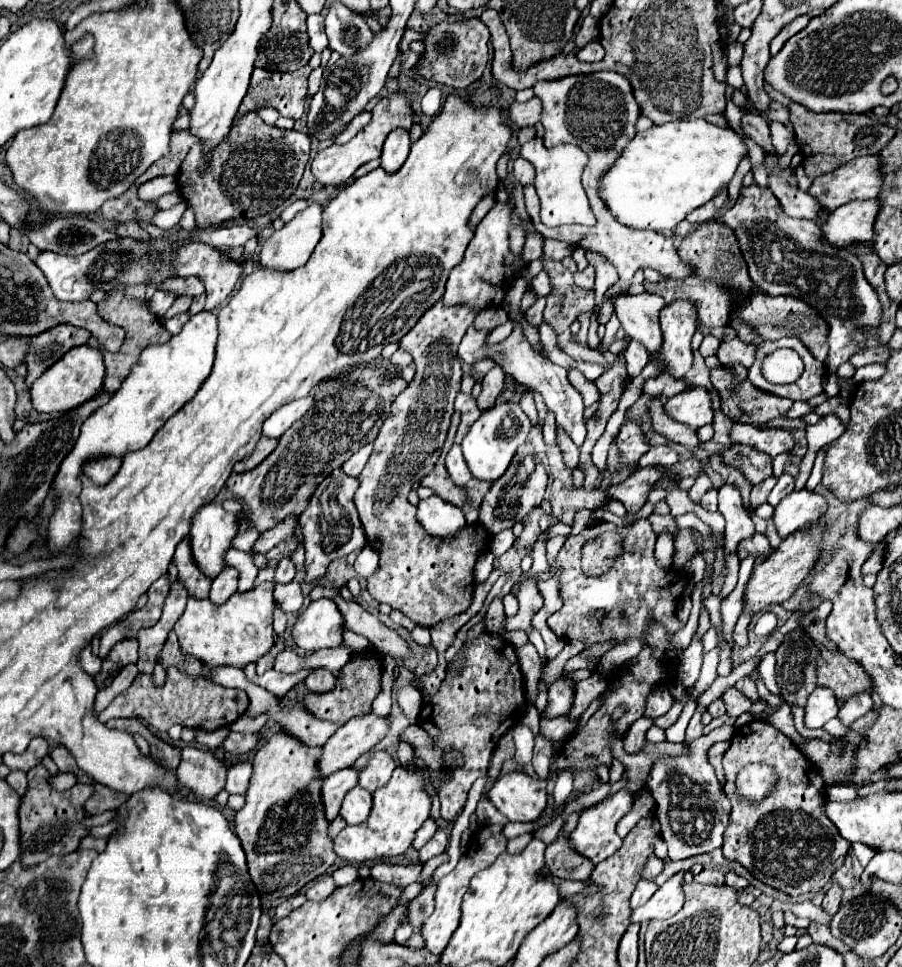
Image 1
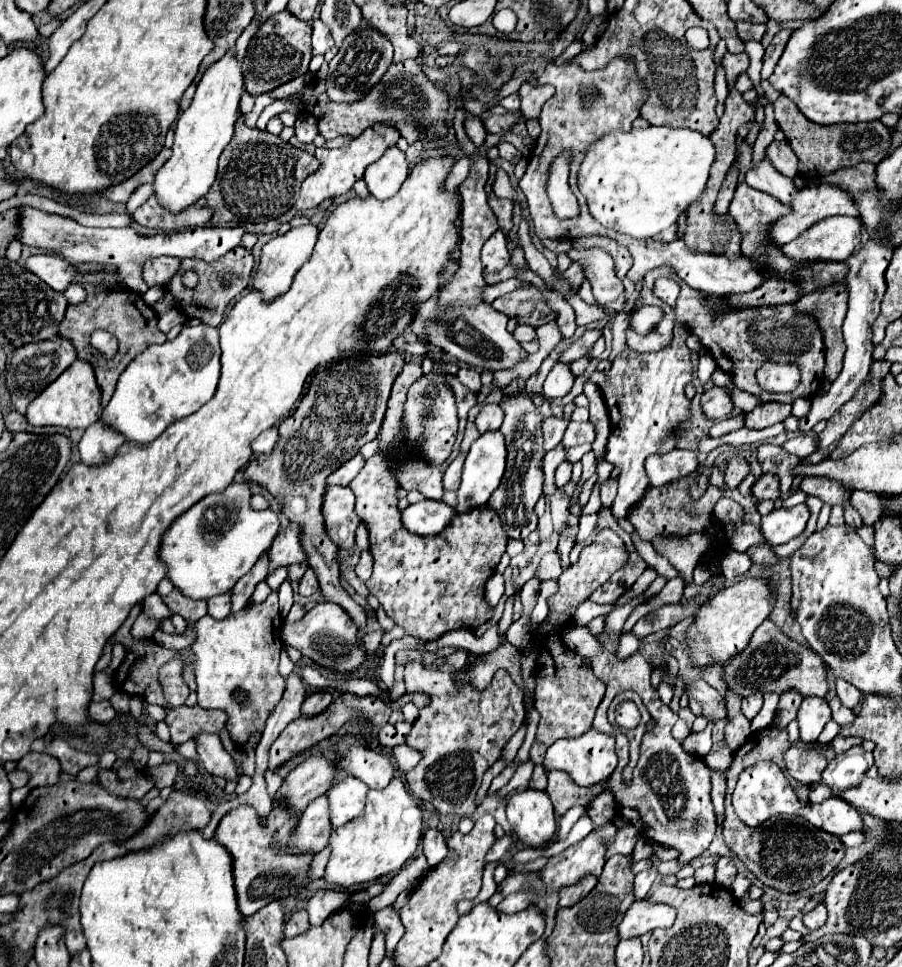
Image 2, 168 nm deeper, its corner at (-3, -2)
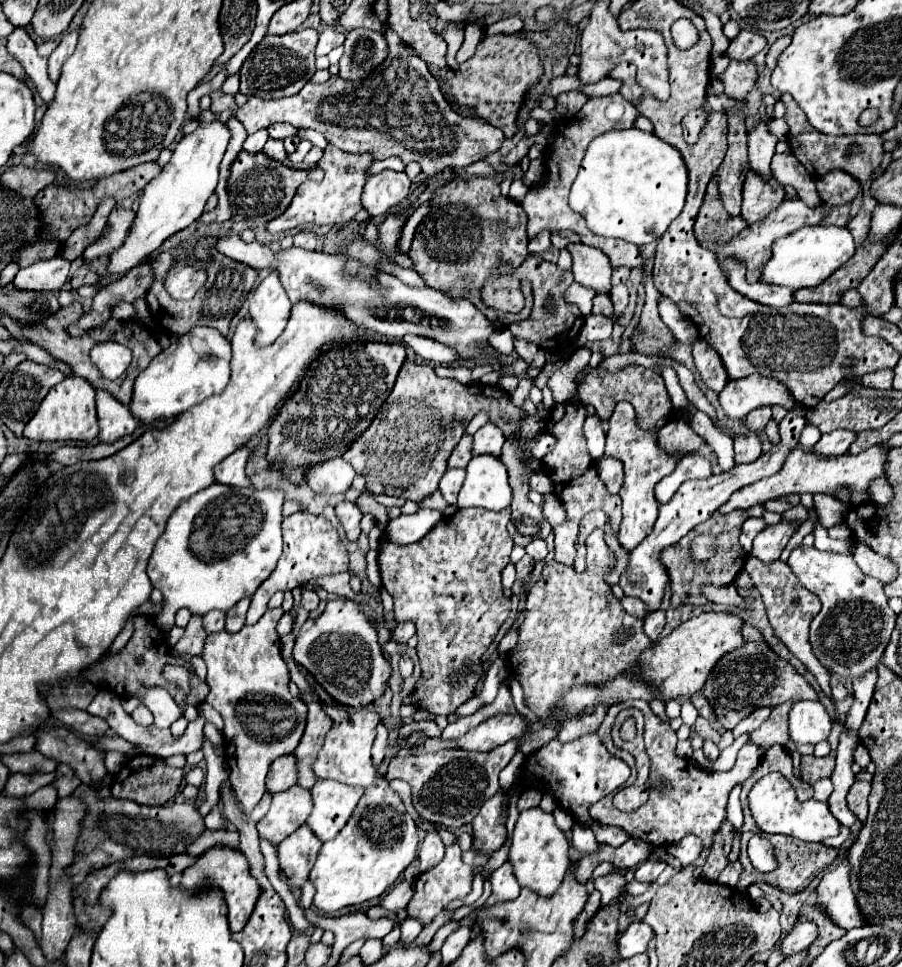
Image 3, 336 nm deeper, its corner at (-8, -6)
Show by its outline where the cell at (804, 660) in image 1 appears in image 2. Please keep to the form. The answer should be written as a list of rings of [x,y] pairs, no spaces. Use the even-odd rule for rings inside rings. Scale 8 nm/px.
[[[787,691],[785,695],[781,695],[779,705],[777,705],[777,721],[773,721],[773,727],[785,729],[797,715],[797,707],[801,703],[801,695],[797,695],[797,691]]]

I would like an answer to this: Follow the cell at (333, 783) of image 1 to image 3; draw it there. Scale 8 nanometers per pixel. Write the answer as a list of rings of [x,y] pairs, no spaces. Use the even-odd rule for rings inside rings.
[[[306,823],[280,843],[278,849],[280,869],[290,877],[294,885],[302,887],[302,883],[308,879],[320,847],[322,841],[306,827]]]

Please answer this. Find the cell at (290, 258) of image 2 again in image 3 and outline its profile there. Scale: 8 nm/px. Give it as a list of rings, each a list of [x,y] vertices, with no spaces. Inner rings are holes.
[[[272,271],[252,293],[250,317],[256,321],[256,345],[268,345],[284,331],[290,315],[290,297],[282,287],[278,273]]]

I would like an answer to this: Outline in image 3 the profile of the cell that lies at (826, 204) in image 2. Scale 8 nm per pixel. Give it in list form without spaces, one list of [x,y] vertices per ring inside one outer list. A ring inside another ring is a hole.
[[[786,199],[776,211],[766,215],[760,223],[754,223],[754,225],[746,227],[742,231],[742,235],[736,235],[734,239],[730,239],[730,243],[720,247],[716,251],[716,255],[718,255],[718,259],[724,259],[728,255],[736,255],[738,259],[746,259],[746,263],[748,263],[746,279],[748,279],[748,283],[756,283],[758,275],[762,273],[762,267],[766,265],[766,259],[770,259],[770,247],[776,239],[786,237],[786,235],[798,231],[800,227],[818,225],[822,221],[824,221],[824,203],[820,203],[818,207],[806,207],[806,203],[802,203],[802,199]]]

